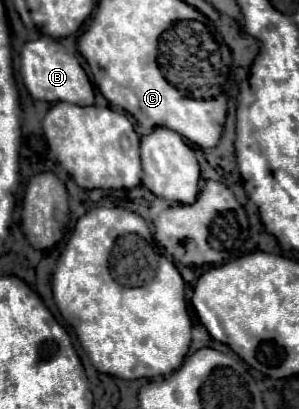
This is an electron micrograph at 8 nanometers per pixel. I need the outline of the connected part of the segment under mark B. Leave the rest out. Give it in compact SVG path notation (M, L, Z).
M41 36L33 42L27 42L21 50L21 76L35 100L45 102L69 102L77 106L93 106L93 86L81 68L79 60L69 54L61 42L49 36Z

